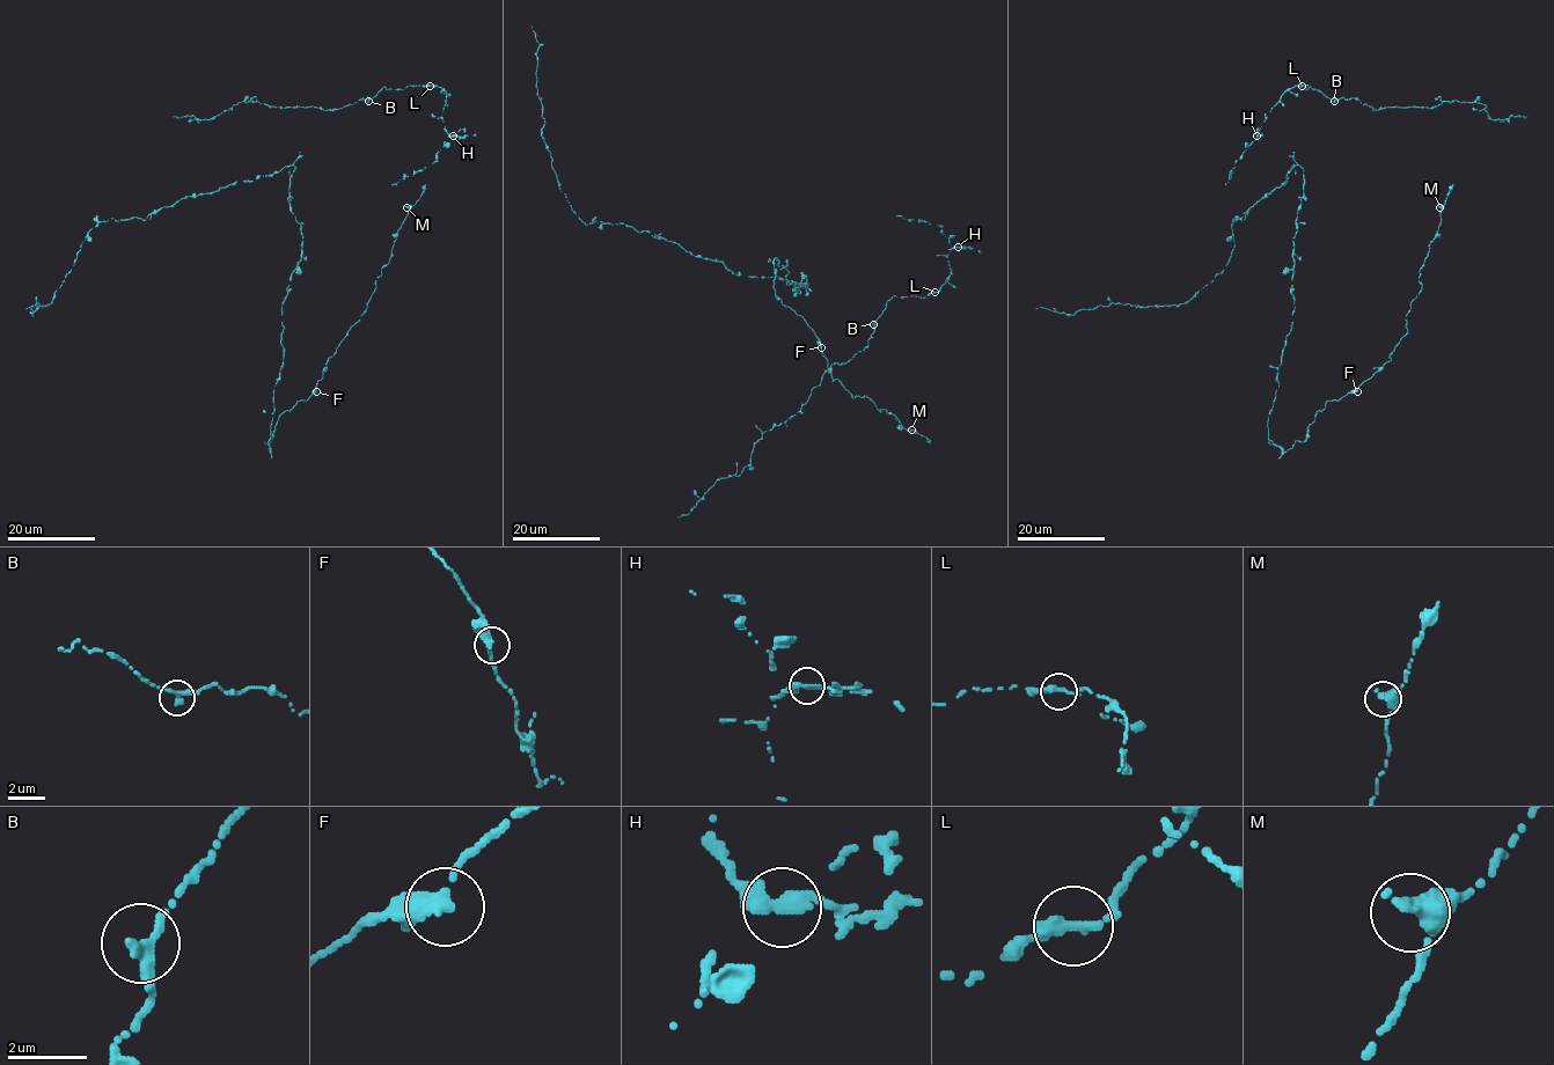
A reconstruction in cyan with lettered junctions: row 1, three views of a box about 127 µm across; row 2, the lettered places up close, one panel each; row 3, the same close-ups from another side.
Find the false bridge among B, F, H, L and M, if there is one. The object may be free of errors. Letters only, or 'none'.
H

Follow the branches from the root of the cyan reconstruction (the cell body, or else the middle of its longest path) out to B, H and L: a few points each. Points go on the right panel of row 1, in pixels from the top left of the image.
B: (1361, 103), (1342, 97), (1334, 101)
H: (1361, 103), (1355, 98), (1333, 100), (1317, 89), (1306, 89), (1309, 86), (1296, 86), (1272, 108), (1256, 136)
L: (1361, 103), (1355, 98), (1333, 100), (1317, 89), (1306, 89), (1309, 86), (1302, 86)

